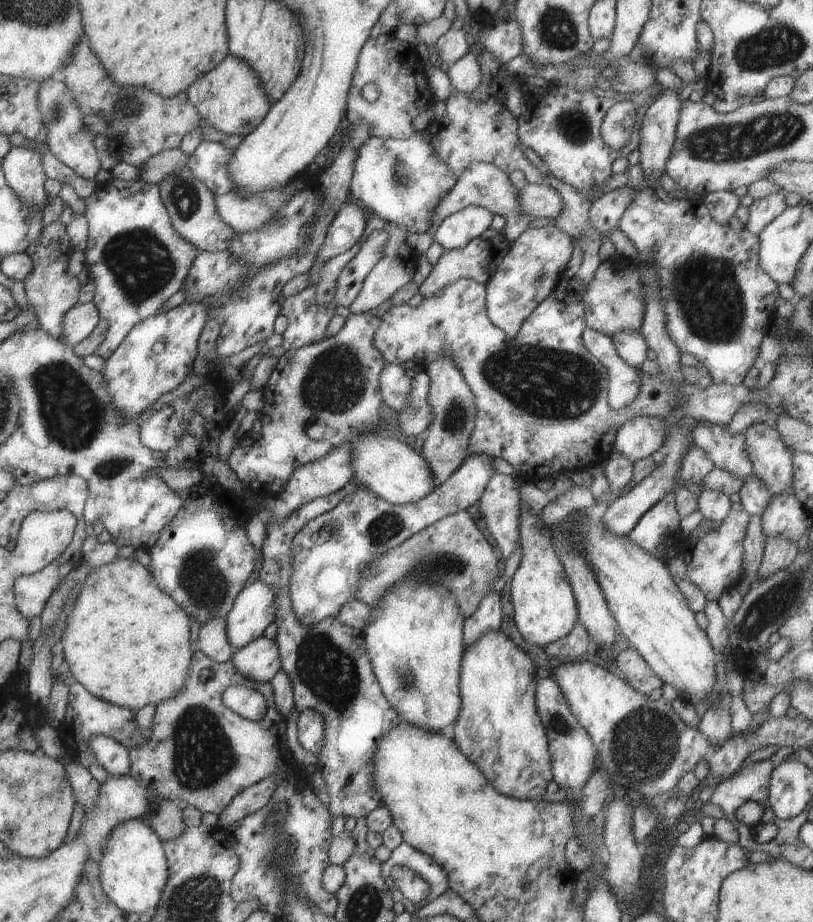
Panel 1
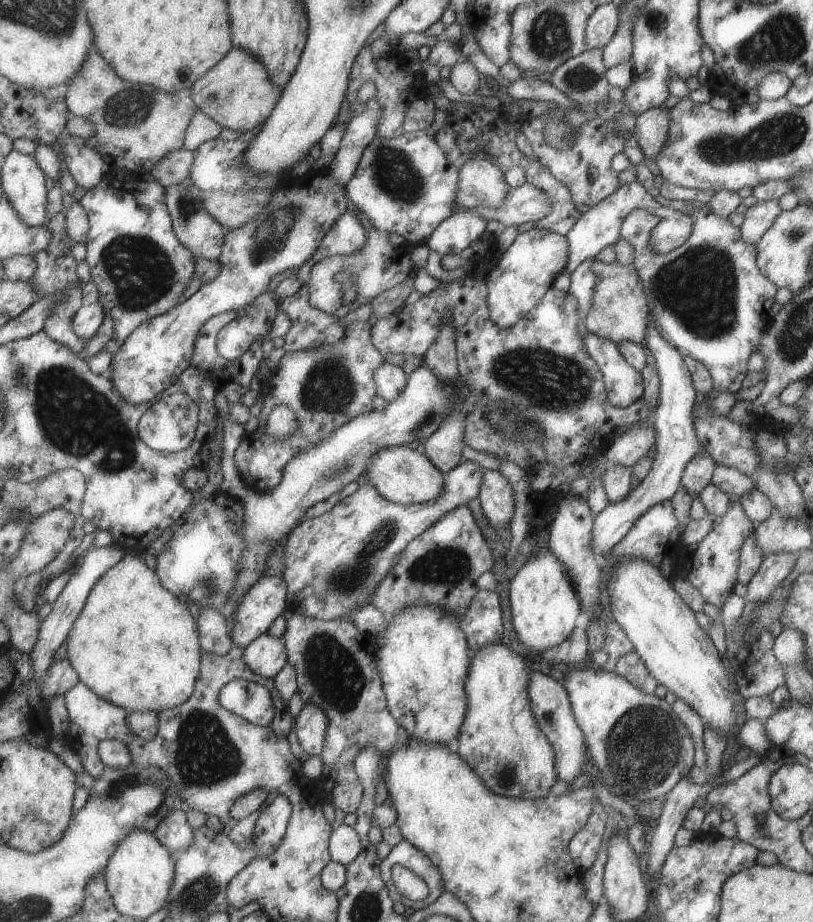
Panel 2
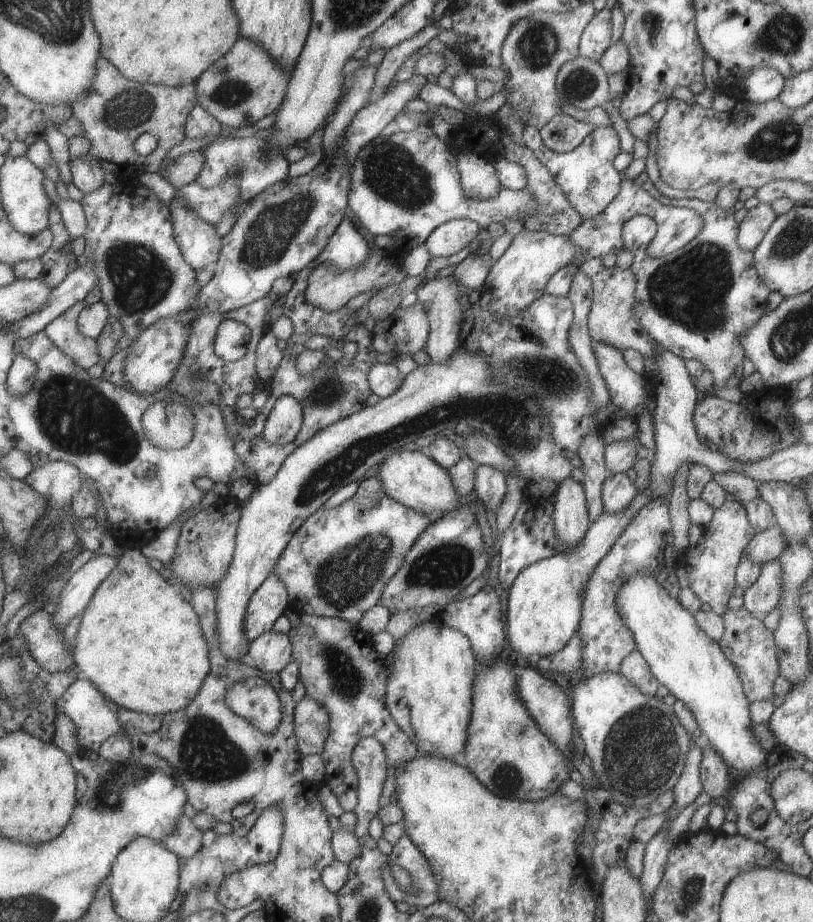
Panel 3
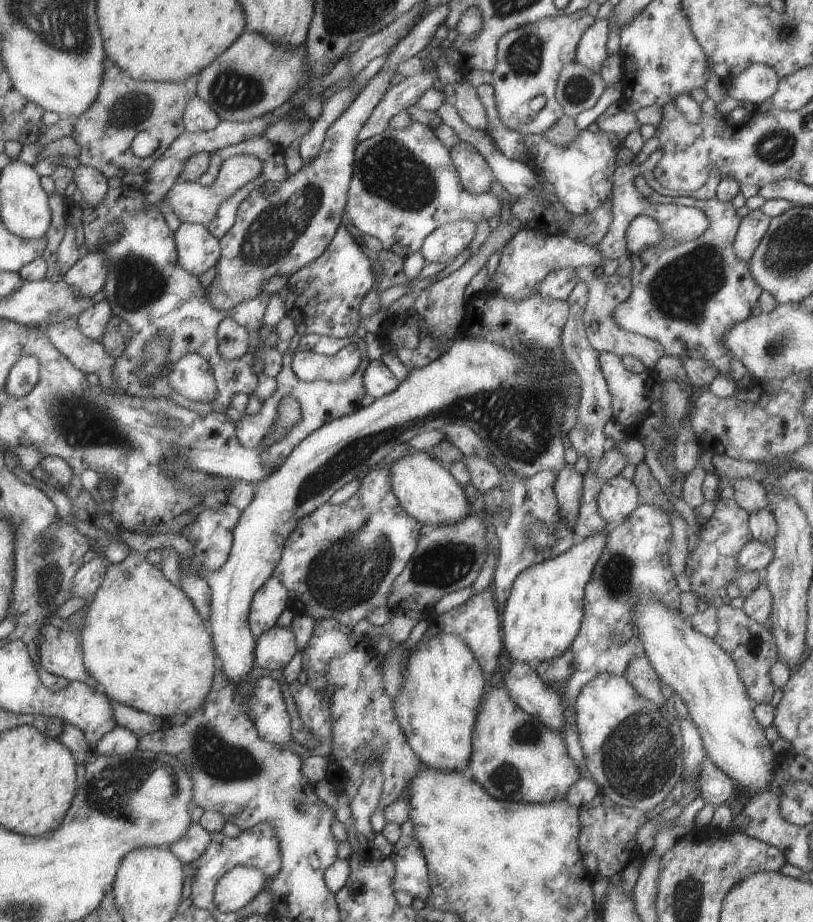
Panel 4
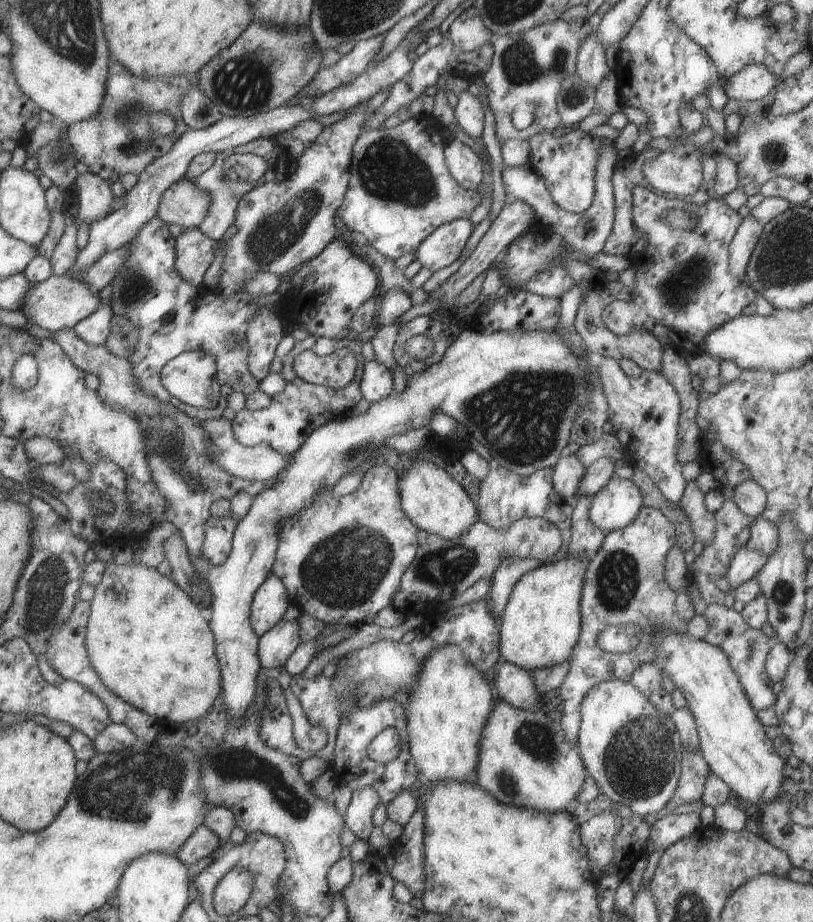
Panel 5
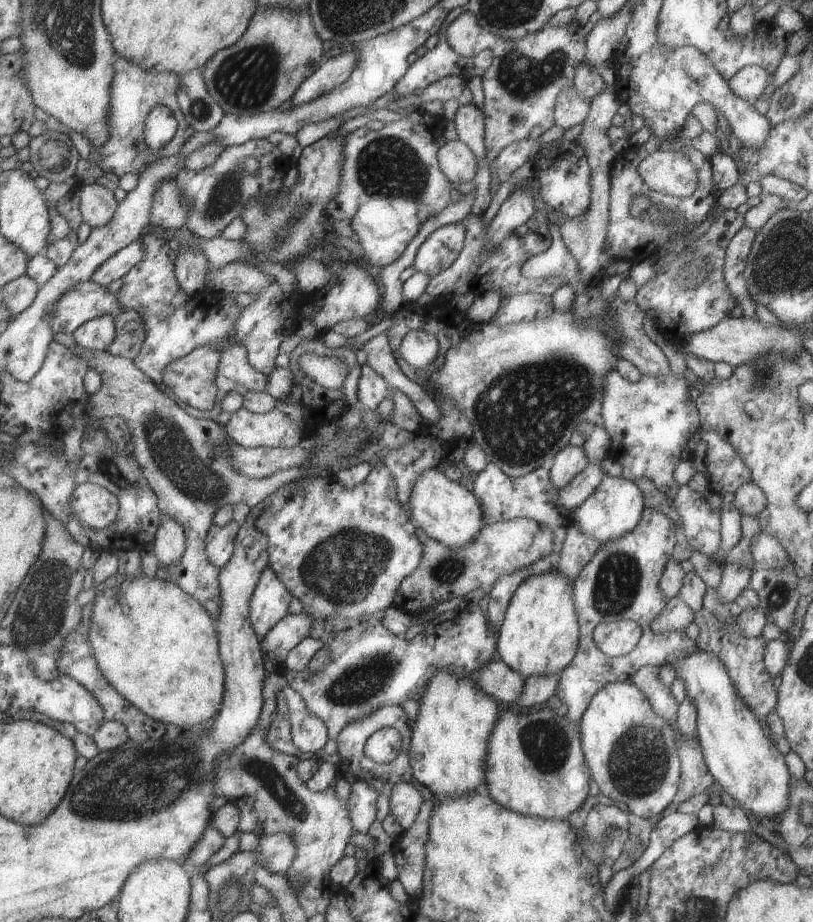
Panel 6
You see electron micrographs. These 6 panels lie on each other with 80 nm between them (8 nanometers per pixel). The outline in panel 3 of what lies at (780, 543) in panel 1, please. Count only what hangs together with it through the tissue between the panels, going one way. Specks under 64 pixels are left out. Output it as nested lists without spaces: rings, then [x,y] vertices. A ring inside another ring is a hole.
[[[777,559],[760,566],[759,577],[743,594],[742,607],[756,618],[765,617],[779,601],[781,592],[781,568]]]

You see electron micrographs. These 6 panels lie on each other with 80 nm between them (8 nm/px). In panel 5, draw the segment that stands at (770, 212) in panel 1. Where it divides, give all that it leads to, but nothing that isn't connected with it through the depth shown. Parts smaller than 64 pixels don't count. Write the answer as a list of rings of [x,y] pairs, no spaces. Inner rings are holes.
[[[747,215],[745,218],[742,218],[742,222],[739,224],[728,247],[729,259],[727,270],[729,270],[731,276],[743,280],[744,283],[746,282],[745,270],[747,262],[753,251],[753,246],[759,240],[759,234],[761,234],[763,226],[764,224],[757,222],[755,218]]]

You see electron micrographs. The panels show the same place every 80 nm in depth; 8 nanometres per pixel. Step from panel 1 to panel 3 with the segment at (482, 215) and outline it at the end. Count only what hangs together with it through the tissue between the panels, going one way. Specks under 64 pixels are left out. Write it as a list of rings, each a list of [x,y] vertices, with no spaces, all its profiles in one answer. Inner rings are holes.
[[[466,218],[451,219],[436,226],[424,245],[432,257],[449,257],[467,247],[479,228],[475,221]]]

